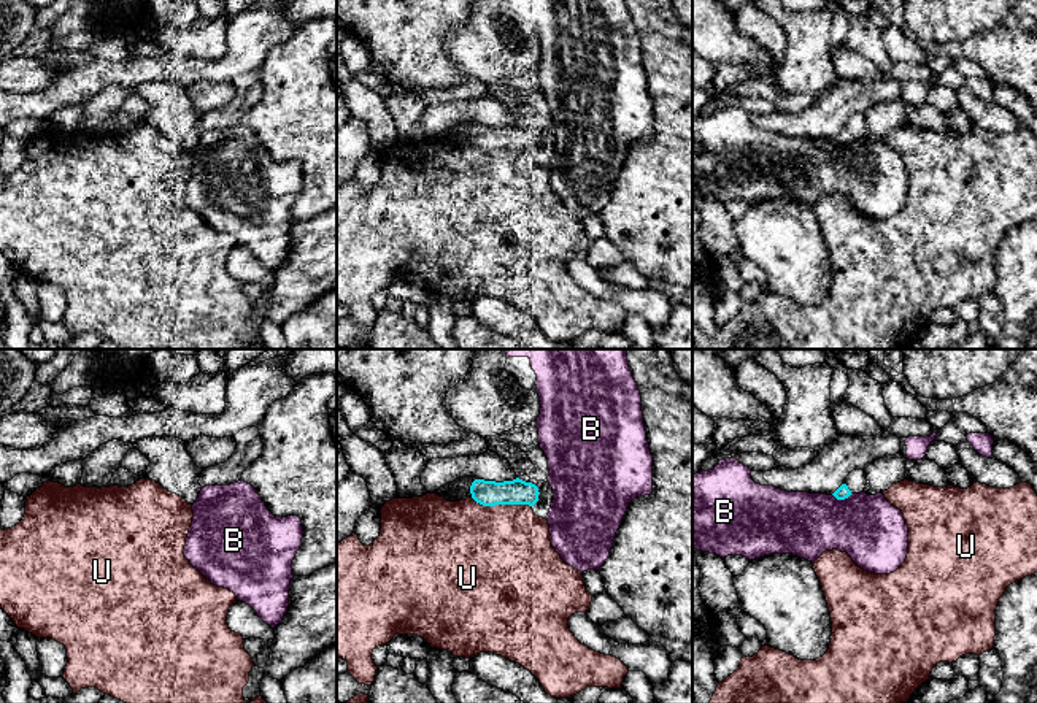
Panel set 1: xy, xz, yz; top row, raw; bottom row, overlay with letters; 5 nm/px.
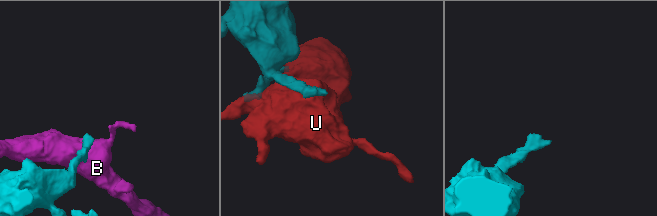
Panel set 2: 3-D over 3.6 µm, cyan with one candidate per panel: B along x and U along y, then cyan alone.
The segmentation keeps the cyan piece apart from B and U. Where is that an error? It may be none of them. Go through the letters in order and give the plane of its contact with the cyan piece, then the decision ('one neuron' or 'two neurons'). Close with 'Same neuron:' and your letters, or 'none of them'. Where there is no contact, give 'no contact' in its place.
B: yz | two neurons
U: xz | two neurons
Same neuron: none of them

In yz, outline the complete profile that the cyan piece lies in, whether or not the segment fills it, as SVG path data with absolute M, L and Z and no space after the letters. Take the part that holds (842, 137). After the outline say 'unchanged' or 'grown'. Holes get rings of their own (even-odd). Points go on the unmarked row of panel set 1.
M853 114L845 127L832 138L837 144L845 144L851 138L861 138L867 129L864 114Z; grown

